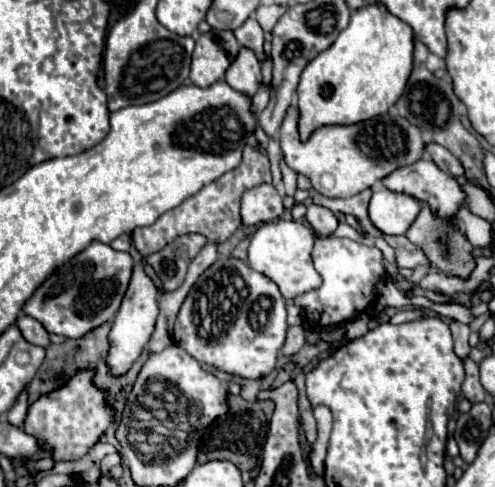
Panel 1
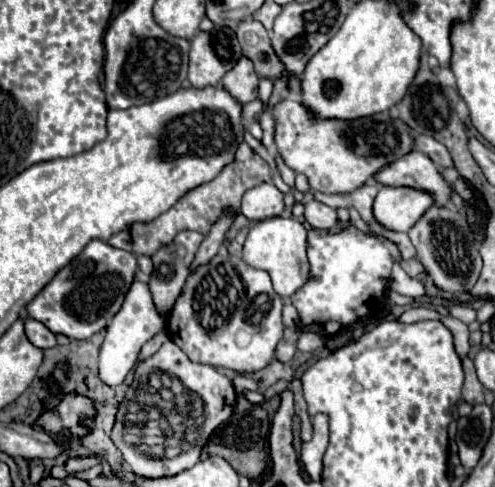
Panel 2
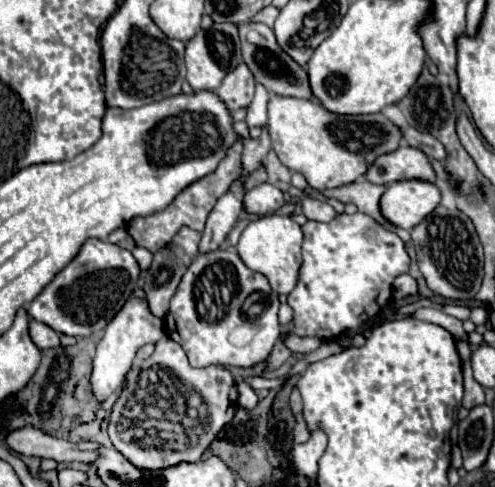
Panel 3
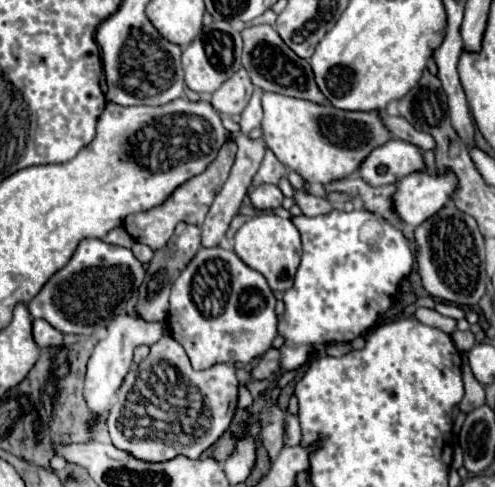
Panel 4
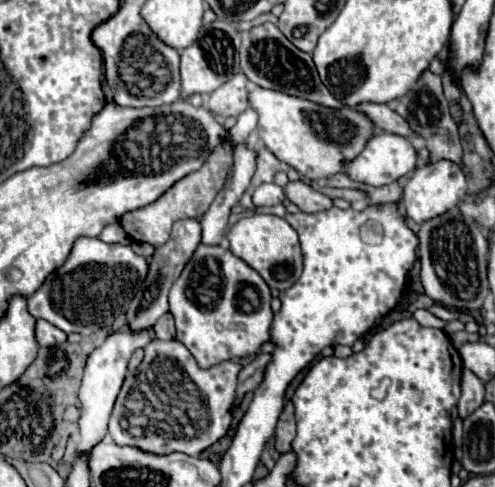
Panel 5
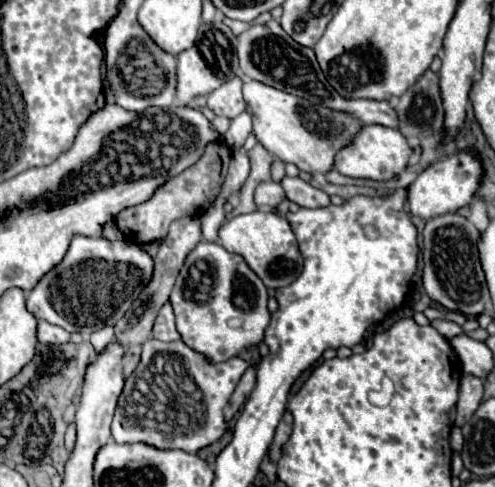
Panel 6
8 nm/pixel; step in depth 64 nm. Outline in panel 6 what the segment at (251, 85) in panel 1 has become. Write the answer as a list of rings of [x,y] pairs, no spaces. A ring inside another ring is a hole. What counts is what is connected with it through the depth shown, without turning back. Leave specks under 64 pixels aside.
[[[234,76],[232,80],[216,88],[212,94],[208,94],[208,108],[216,116],[226,116],[226,118],[236,118],[238,114],[242,114],[246,110],[242,96],[242,78]]]

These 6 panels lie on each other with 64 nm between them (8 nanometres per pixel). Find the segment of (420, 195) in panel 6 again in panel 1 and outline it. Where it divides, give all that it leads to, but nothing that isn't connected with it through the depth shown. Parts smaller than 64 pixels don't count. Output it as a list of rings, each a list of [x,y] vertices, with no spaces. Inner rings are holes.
[[[374,190],[368,206],[372,224],[382,234],[404,234],[422,208],[422,202],[412,196],[384,190]]]

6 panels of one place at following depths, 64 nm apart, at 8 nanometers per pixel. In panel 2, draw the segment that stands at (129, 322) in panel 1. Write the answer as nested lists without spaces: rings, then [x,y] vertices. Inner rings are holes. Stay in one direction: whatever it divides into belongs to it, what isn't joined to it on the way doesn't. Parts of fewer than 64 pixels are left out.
[[[134,280],[132,288],[128,290],[128,296],[120,308],[120,312],[114,316],[114,320],[106,328],[106,338],[100,350],[100,380],[114,386],[120,384],[126,374],[134,368],[140,348],[162,328],[162,316],[156,312],[152,292],[146,282]]]

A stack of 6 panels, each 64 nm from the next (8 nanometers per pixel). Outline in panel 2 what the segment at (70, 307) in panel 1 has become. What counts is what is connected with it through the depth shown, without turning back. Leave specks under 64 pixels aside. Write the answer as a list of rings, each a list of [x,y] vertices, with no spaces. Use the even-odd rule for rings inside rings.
[[[92,240],[36,294],[36,298],[26,306],[26,312],[54,334],[64,334],[76,340],[90,338],[120,310],[136,268],[136,256],[132,252],[112,248],[102,240]]]

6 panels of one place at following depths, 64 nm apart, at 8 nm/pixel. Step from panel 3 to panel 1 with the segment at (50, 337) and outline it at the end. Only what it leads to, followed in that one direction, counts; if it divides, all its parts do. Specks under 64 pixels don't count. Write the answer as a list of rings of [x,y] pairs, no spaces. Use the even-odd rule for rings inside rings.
[[[26,314],[16,320],[16,326],[20,328],[24,340],[28,340],[30,344],[46,347],[51,343],[50,338],[48,338],[48,332],[46,332],[44,326],[42,326],[40,322],[36,322],[34,318],[26,316]]]

